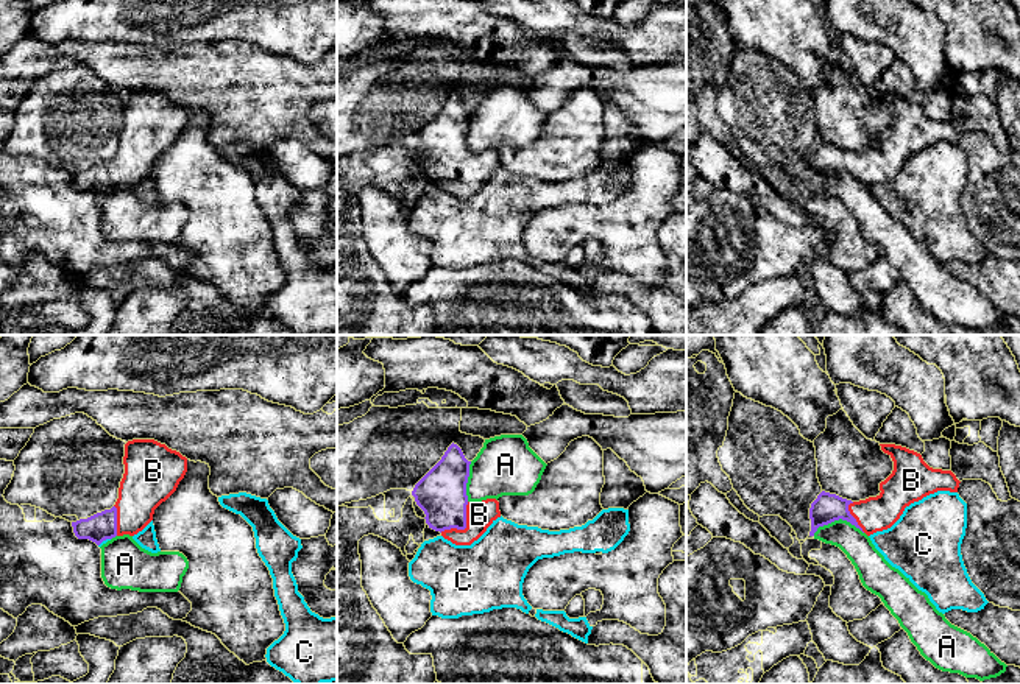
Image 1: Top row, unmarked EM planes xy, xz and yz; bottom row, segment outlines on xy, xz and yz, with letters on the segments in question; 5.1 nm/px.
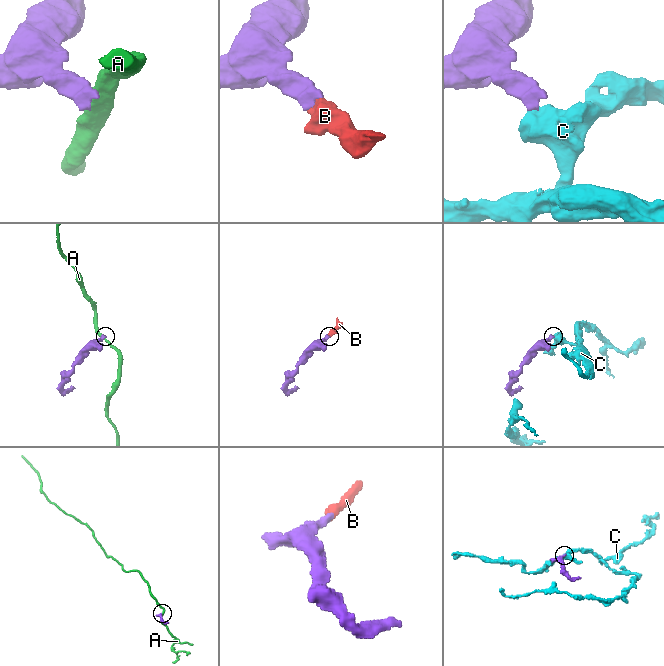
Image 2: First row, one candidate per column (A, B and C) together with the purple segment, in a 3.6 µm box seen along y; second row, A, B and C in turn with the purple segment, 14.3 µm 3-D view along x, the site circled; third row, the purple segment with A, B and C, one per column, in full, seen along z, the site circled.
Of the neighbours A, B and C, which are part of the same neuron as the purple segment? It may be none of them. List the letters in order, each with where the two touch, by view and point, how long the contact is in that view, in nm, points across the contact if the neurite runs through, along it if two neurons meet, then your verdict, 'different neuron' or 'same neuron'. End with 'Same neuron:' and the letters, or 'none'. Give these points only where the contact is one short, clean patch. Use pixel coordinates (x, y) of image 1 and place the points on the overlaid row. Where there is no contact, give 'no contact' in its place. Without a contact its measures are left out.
A: meets purple in yz at (836, 519); contact 260 nm long; border along yz (863, 533), (849, 522), (835, 519), (821, 525), (813, 535); different neuron
B: meets purple in xz at (465, 527); contact 220 nm long; runs through xz (442, 493), (446, 508), (465, 527), (479, 514); same neuron
C: meets purple in xy at (103, 539); contact 80 nm long; border along xy (109, 538), (99, 546); different neuron
Same neuron: B

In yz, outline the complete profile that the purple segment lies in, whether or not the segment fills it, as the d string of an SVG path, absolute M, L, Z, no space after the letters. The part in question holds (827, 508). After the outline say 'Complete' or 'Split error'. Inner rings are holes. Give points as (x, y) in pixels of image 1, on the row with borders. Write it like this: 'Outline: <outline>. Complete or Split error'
Outline: M880 444L894 461L892 474L880 483L880 494L852 502L822 491L811 503L809 519L814 536L819 527L847 520L867 536L891 528L905 508L937 491L958 492L959 480L951 471L930 467L920 453L895 444Z. Split error

